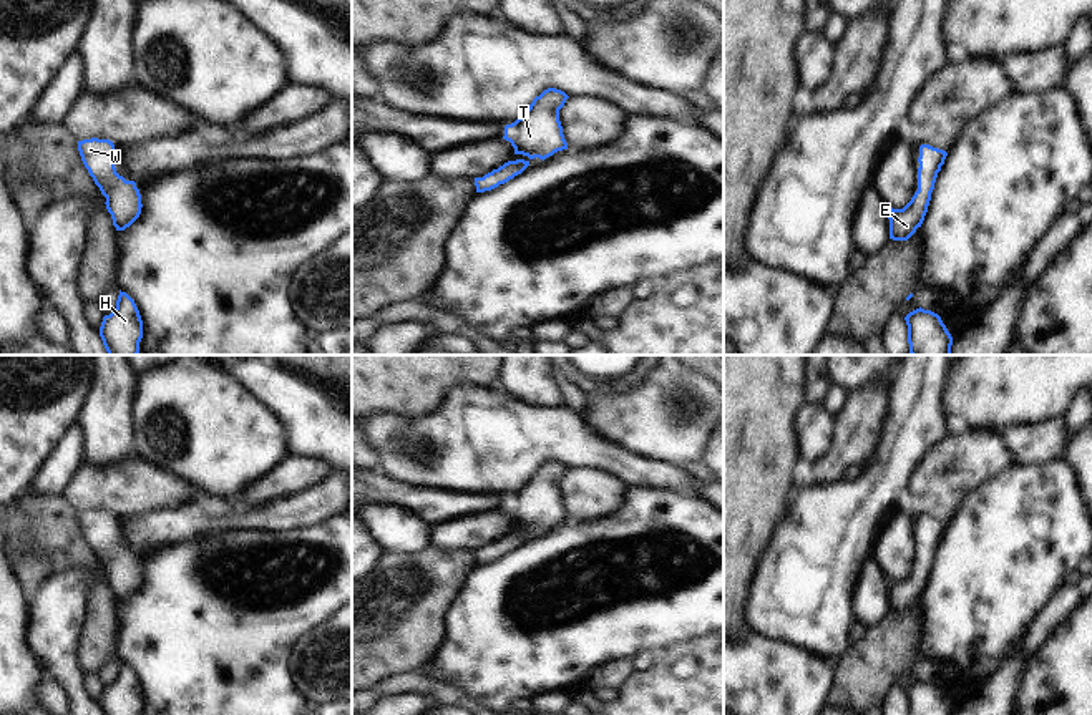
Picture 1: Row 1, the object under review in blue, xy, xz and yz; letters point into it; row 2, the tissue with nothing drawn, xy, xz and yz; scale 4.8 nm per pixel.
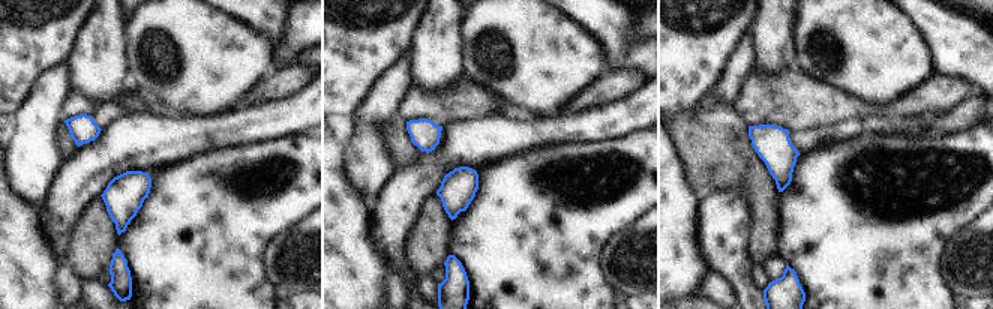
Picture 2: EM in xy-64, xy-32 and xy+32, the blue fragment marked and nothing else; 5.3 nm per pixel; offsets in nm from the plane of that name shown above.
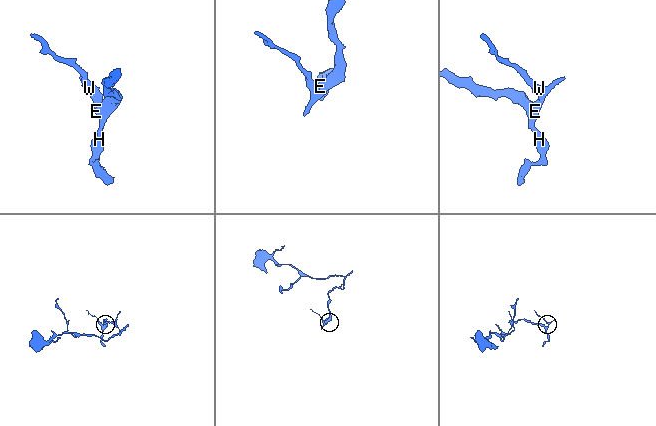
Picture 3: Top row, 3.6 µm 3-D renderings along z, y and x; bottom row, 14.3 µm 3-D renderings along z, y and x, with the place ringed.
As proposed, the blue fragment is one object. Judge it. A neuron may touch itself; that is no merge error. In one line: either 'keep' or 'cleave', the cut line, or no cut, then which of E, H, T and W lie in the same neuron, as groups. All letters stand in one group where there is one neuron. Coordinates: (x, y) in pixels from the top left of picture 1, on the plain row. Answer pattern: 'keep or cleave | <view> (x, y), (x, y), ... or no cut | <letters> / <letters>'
keep | no cut | E H T W

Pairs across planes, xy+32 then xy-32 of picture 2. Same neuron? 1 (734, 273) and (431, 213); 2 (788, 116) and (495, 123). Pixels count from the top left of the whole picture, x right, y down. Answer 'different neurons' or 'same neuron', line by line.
1: different neurons
2: different neurons

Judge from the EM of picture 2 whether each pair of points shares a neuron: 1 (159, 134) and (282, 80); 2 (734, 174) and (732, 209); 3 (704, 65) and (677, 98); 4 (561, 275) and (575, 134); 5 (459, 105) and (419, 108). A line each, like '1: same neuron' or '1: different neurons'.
1: different neurons
2: different neurons
3: same neuron
4: different neurons
5: same neuron

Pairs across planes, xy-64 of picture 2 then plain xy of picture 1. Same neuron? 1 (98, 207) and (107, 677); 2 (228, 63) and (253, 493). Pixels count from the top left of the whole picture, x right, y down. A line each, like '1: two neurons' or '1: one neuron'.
1: two neurons
2: two neurons

